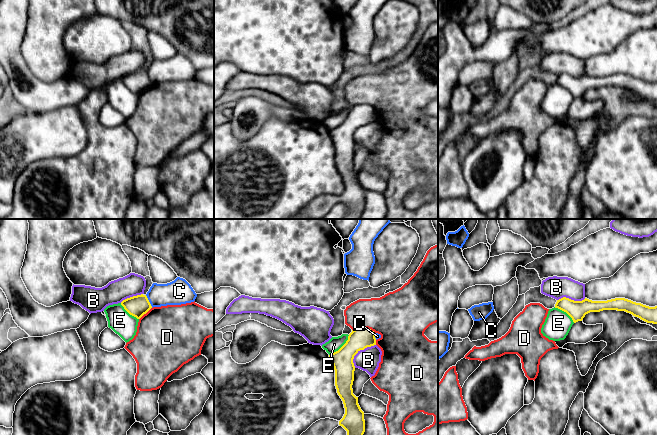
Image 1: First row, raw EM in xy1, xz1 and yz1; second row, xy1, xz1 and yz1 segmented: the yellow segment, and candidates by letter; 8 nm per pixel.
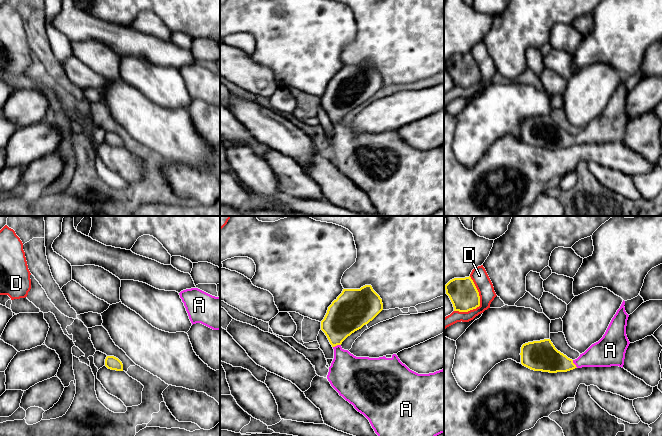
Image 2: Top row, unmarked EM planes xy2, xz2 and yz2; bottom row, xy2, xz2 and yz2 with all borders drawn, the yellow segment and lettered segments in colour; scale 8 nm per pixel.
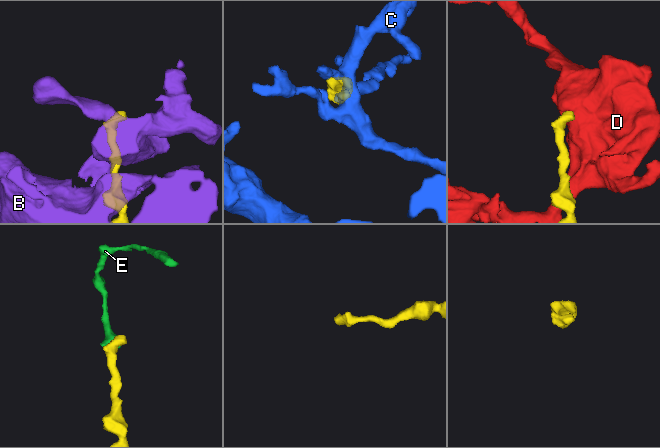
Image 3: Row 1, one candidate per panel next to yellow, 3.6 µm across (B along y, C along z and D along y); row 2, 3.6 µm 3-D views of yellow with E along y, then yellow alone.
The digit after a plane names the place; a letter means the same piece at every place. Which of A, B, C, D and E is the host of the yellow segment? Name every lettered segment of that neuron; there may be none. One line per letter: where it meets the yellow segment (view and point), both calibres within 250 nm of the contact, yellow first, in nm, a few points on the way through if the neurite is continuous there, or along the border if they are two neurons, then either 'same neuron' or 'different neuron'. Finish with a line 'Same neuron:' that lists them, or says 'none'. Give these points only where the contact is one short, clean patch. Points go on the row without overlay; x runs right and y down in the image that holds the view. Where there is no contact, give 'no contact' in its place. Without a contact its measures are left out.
A: contact xz2 (336, 121); calibres 300 and 300 nm; way xz2 (344, 92), (337, 101), (336, 121), (343, 135), (347, 150); same neuron
B: contact xz1 (359, 126); calibres 170 and 180 nm; different neuron
C: contact xy1 (148, 77); calibres 170 and 200 nm; border xy1 (145, 71), (152, 83); different neuron
D: contact yz2 (479, 79); calibres 220 and 130 nm; different neuron
E: contact xz1 (341, 123); calibres 170 and 110 nm; border xz1 (349, 111), (348, 115), (329, 131); different neuron
Same neuron: A

